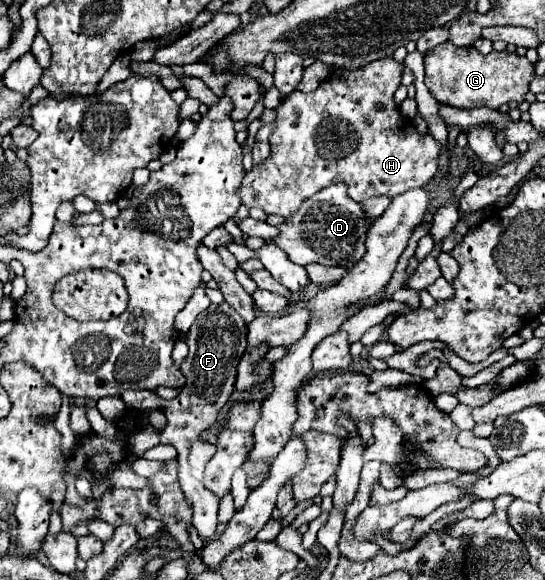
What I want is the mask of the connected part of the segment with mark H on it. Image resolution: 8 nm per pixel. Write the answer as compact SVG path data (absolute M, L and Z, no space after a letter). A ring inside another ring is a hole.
M388 56L370 62L364 66L364 70L348 70L348 74L332 68L332 74L314 92L292 92L286 96L276 108L274 130L268 138L270 156L262 164L254 164L240 184L238 194L242 204L248 208L262 208L266 214L280 214L288 218L306 198L320 192L324 186L330 186L332 182L348 184L348 196L354 202L364 202L372 196L394 198L412 188L426 186L438 170L440 142L436 142L430 134L416 134L412 122L402 116L400 108L396 106L394 92L400 86L402 72L404 64Z

